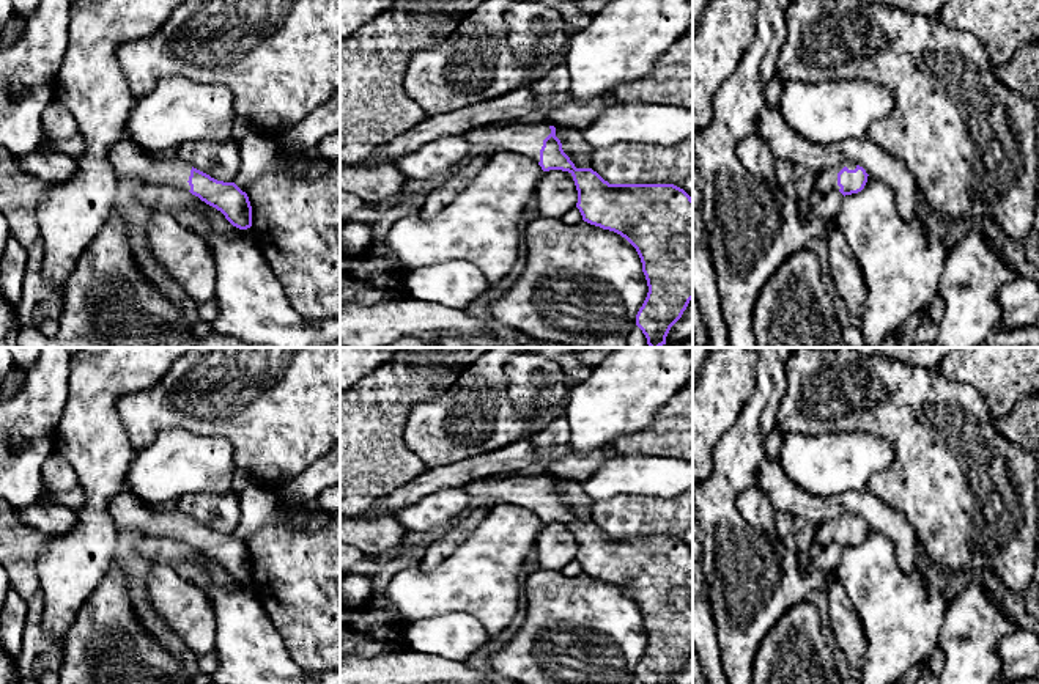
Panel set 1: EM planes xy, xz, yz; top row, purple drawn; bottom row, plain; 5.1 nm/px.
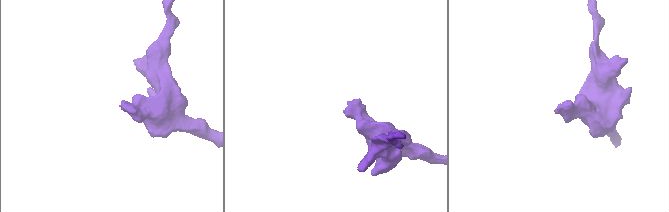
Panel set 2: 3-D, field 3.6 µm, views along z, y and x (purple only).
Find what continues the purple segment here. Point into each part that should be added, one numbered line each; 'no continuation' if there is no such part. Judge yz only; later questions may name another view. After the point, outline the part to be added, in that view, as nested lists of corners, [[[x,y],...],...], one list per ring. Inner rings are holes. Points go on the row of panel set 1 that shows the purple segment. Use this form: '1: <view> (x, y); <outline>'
1: yz (828, 180); [[[849,162],[849,164],[844,164],[837,168],[830,168],[823,173],[819,173],[817,175],[817,186],[815,189],[822,193],[825,193],[826,190],[839,190],[841,187],[837,186],[837,173],[847,167],[849,170],[855,170],[856,165]]]

